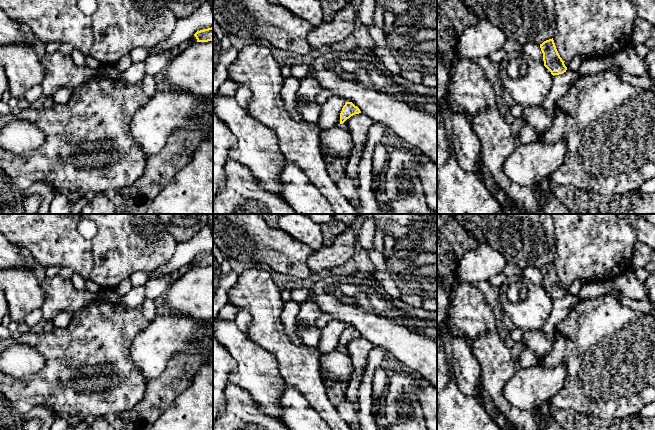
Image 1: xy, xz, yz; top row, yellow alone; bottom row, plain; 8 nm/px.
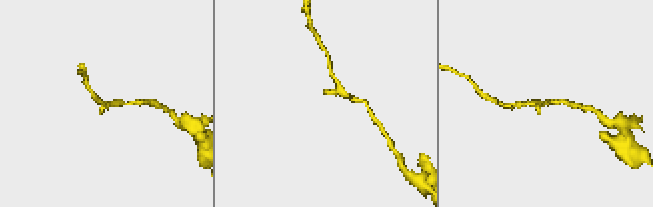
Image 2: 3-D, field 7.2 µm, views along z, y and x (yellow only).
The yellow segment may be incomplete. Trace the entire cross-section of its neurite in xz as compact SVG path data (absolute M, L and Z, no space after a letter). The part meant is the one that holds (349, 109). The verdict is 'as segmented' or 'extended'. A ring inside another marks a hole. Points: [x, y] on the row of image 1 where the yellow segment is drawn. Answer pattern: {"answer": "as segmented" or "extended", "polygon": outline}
{"answer": "extended", "polygon": "M346 102L342 108L341 113L340 113L340 124L339 124L339 126L342 129L349 131L348 124L345 121L347 119L349 119L351 116L353 116L355 114L359 114L359 113L361 113L361 111L357 106L355 106L352 102Z"}

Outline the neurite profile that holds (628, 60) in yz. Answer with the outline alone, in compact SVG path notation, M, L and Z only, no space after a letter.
M633 45L609 57L586 58L577 72L580 76L592 76L602 73L613 66L617 66L635 76L647 74L645 59L637 55Z

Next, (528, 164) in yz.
M565 142L533 143L517 145L502 167L505 175L523 187L529 187L549 179L565 160Z

